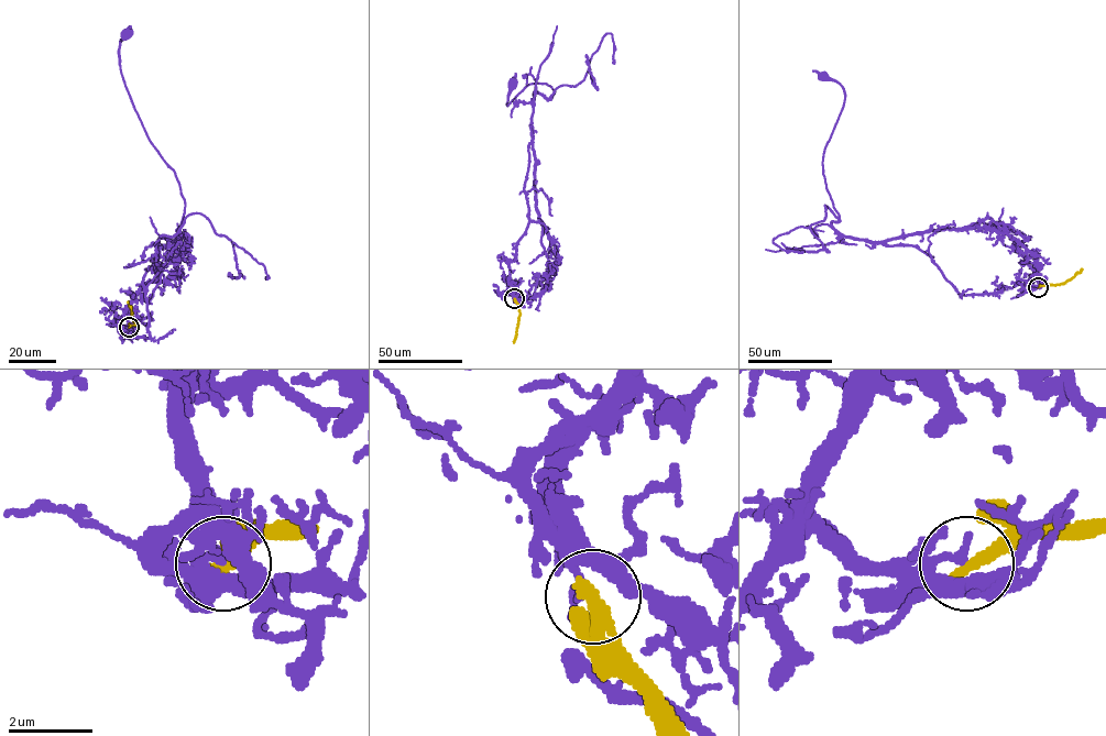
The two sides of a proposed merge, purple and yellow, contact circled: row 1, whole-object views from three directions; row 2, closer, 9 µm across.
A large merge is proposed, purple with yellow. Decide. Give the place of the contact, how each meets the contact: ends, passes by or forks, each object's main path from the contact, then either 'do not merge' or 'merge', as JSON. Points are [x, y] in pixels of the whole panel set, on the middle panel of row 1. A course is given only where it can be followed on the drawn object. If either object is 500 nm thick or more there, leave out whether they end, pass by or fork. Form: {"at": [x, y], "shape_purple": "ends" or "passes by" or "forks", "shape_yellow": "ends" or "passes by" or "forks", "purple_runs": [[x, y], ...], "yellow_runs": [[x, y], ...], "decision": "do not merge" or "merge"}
{"at": [514, 298], "shape_purple": "ends", "shape_yellow": "ends", "purple_runs": [[514, 299], [538, 296], [555, 260], [532, 122], [534, 94], [555, 90], [528, 84], [507, 105], [512, 83]], "yellow_runs": [[514, 299], [519, 316], [513, 343]], "decision": "do not merge"}

